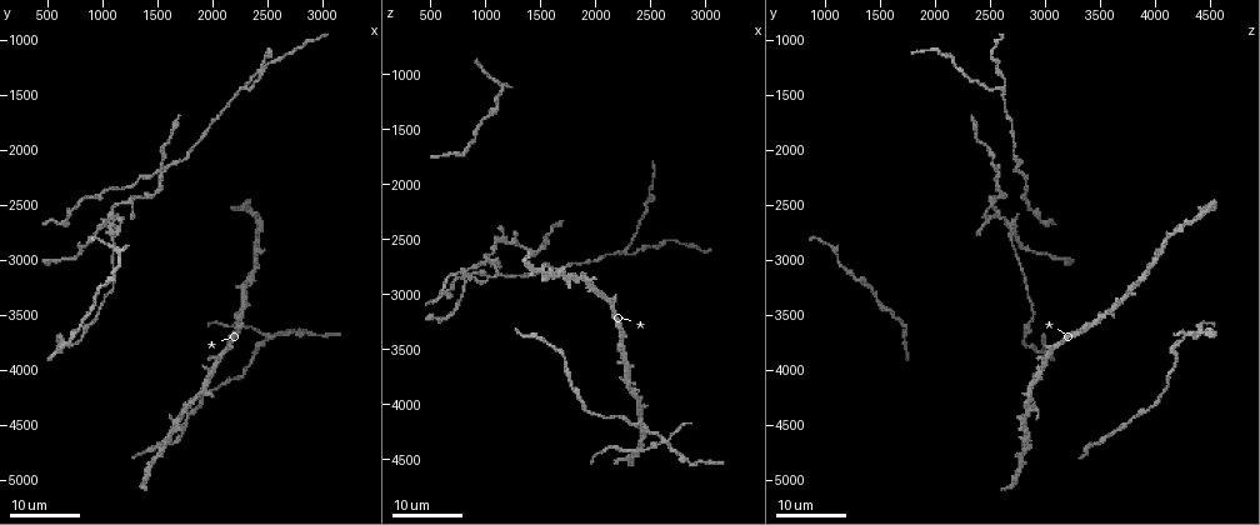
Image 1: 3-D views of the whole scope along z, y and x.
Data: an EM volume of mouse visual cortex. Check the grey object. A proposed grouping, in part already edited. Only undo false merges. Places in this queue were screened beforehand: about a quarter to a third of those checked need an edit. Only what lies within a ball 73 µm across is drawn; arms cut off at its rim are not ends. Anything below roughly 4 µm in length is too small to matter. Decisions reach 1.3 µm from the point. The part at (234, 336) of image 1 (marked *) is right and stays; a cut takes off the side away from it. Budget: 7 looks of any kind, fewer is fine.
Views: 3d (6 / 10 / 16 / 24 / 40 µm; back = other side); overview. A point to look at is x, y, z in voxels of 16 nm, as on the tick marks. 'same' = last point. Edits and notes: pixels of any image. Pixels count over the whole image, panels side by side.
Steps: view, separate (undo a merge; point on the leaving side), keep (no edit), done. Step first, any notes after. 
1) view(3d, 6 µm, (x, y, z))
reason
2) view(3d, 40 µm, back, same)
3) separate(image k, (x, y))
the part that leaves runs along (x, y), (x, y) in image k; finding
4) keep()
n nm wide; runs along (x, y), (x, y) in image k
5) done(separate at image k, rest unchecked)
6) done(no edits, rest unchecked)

view(3d, 24 µm, (2620, 3700, 4360))
four arms meet

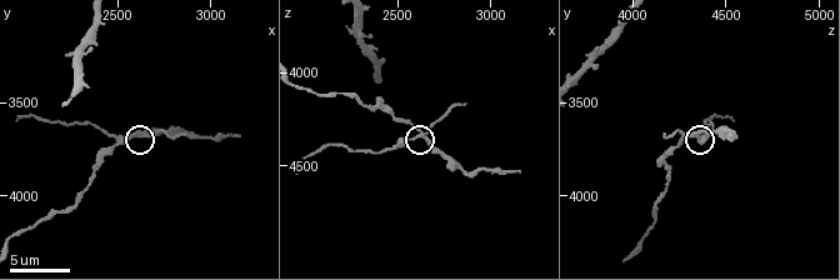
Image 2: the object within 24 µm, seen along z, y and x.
view(3d, 6 µm, (2620, 3660, 4360))
closer look

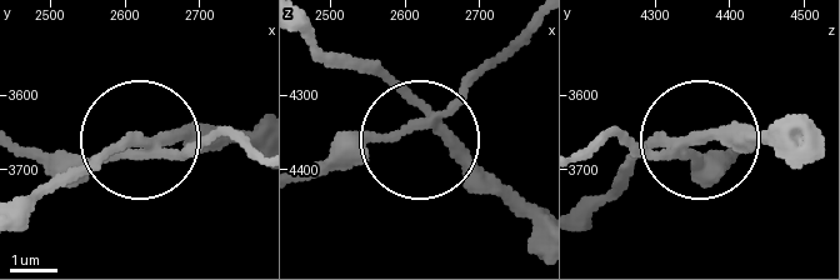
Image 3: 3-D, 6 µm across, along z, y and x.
separate(image 3, (200, 144))
side arm 10 µm; the part that leaves runs along (146, 146), (30, 155) in image 3; a second neuron is stuck on

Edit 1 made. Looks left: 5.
view(overview)
see it whole again

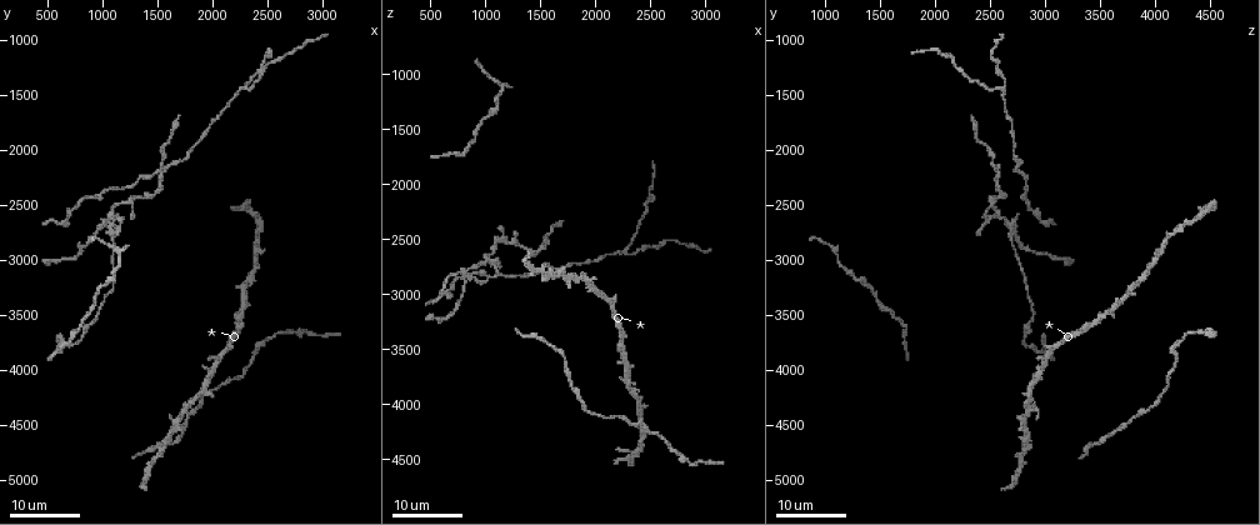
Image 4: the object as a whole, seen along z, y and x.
view(3d, 16 µm, (1660, 4480, 2820))
three arms meet

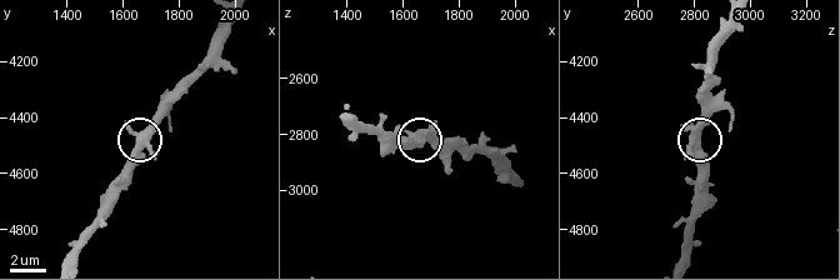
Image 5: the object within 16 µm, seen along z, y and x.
view(3d, 6 µm, (1650, 4470, 2810))
zoom in

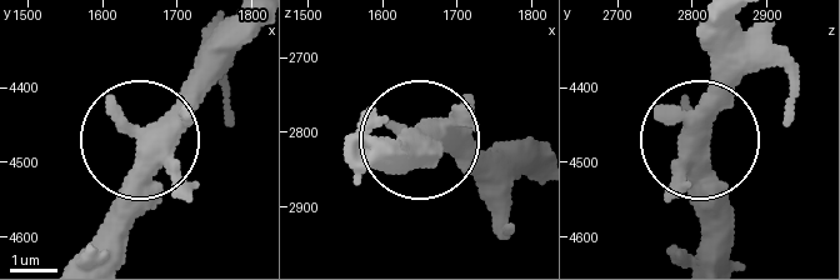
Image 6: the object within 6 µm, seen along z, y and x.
keep()
390 nm wide; all the same neuron

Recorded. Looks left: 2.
done(separate at image 3, rest unchecked)

